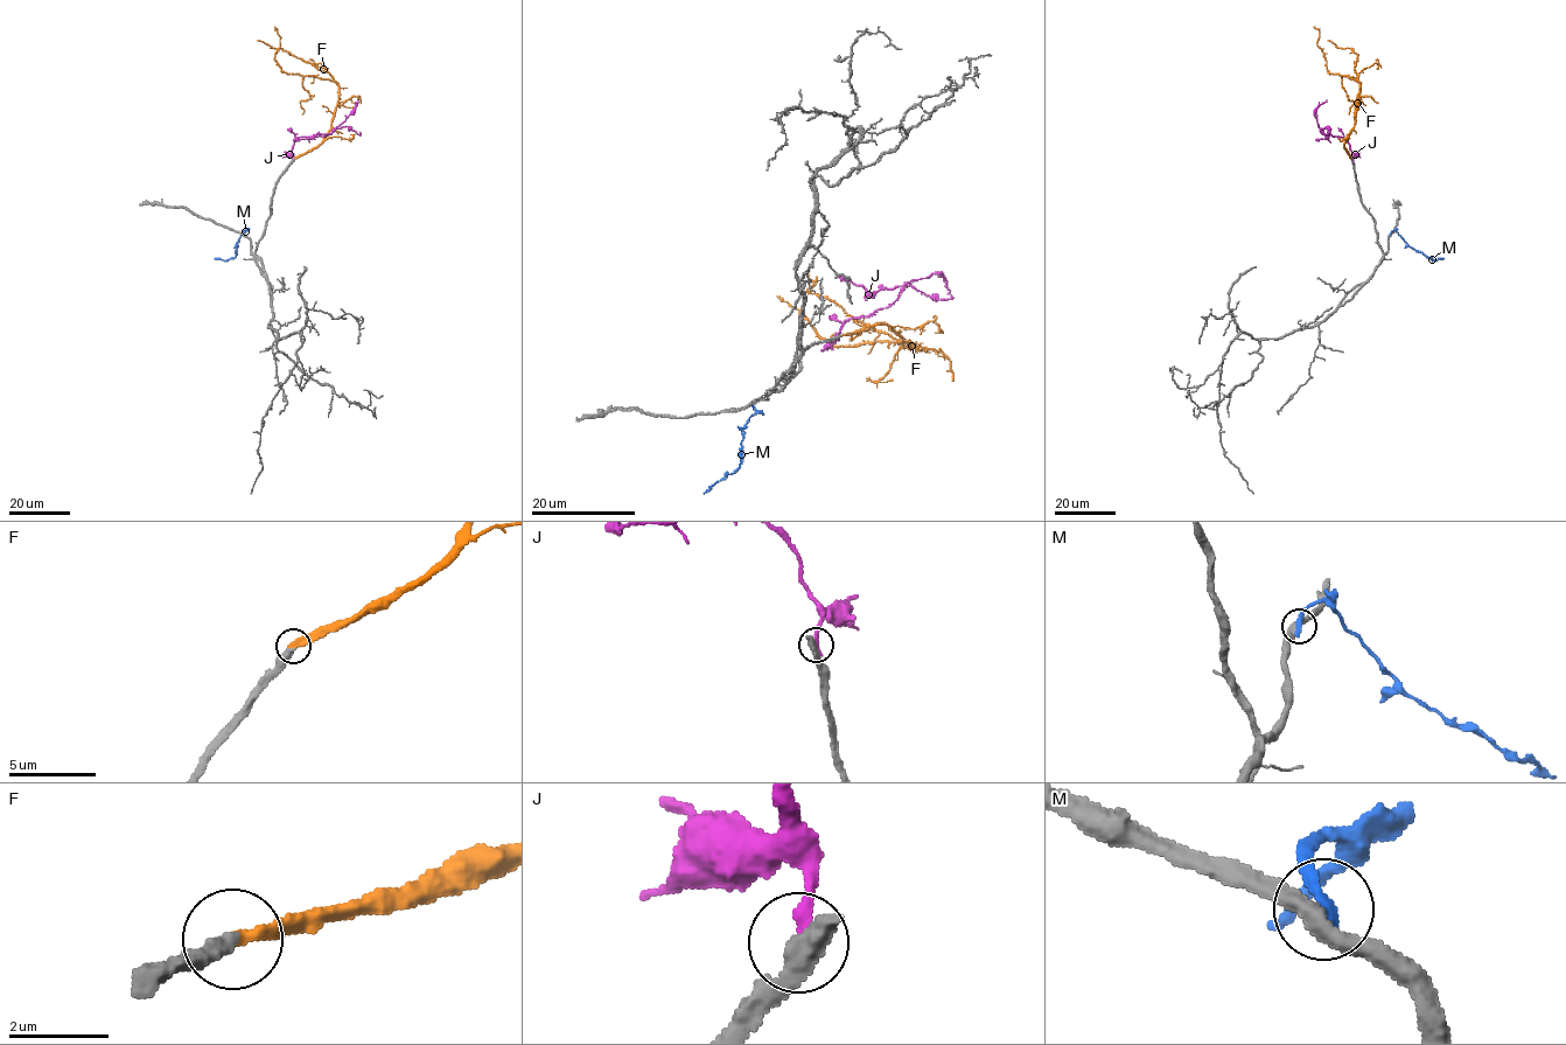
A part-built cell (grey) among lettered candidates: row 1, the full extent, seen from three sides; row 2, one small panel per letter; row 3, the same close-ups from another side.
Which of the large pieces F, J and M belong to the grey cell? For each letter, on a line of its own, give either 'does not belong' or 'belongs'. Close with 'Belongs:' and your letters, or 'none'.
F: belongs
J: does not belong
M: does not belong
Belongs: F

